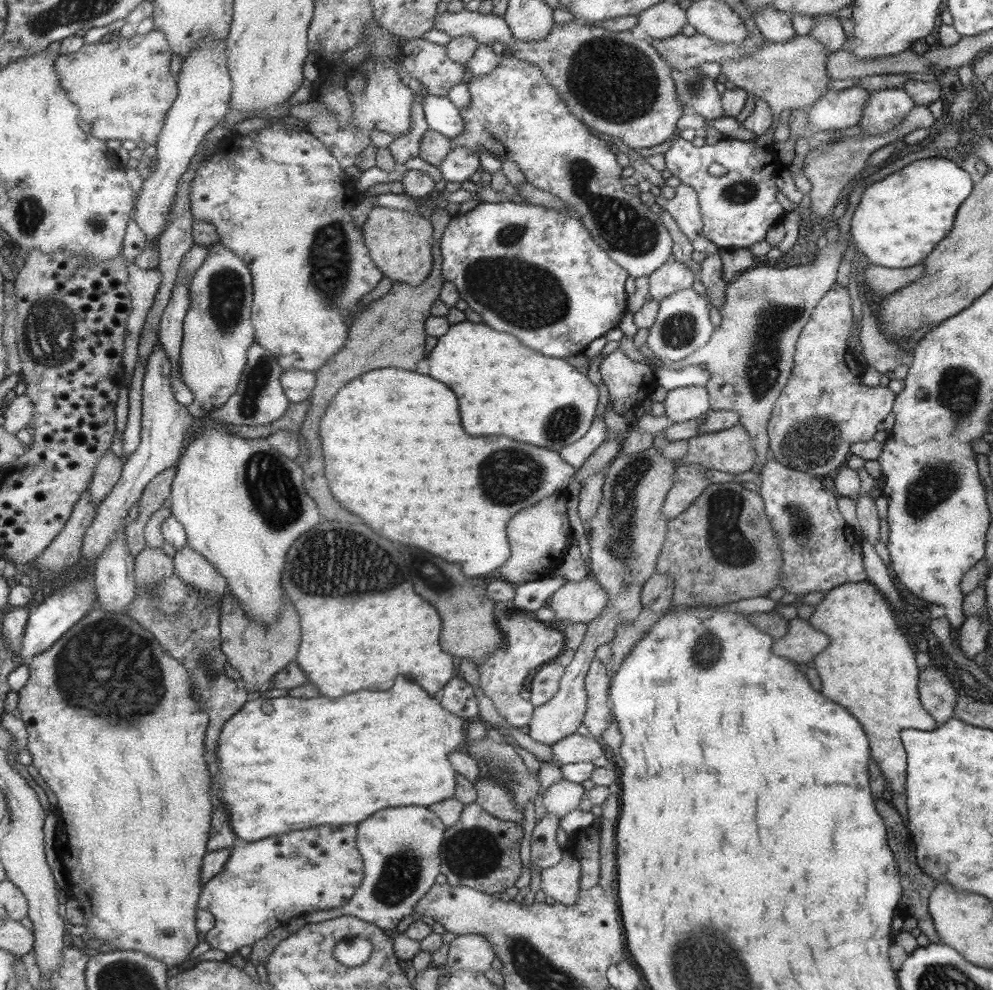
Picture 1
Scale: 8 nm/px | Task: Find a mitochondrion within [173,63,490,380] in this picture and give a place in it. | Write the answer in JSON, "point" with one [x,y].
{"point":[329,254]}

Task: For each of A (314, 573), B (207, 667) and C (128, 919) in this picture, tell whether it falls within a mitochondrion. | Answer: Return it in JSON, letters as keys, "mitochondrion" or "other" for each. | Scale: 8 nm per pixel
{"A":"mitochondrion","B":"mitochondrion","C":"other"}

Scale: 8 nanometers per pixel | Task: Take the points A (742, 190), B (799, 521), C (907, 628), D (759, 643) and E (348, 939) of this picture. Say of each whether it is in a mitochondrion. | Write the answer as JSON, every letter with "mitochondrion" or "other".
{"A":"mitochondrion","B":"mitochondrion","C":"other","D":"other","E":"other"}

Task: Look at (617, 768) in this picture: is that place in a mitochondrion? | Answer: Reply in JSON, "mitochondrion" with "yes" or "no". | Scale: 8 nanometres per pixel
{"mitochondrion":"no"}

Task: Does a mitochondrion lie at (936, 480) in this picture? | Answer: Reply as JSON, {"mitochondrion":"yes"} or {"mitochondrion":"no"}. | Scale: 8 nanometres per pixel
{"mitochondrion":"yes"}

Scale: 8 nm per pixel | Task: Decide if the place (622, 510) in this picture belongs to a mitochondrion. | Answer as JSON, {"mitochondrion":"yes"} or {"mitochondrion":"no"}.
{"mitochondrion":"yes"}

